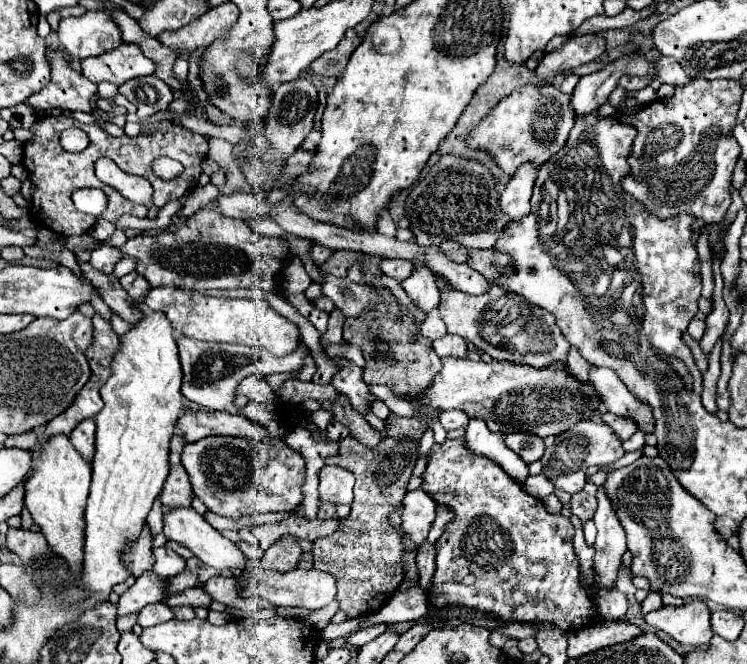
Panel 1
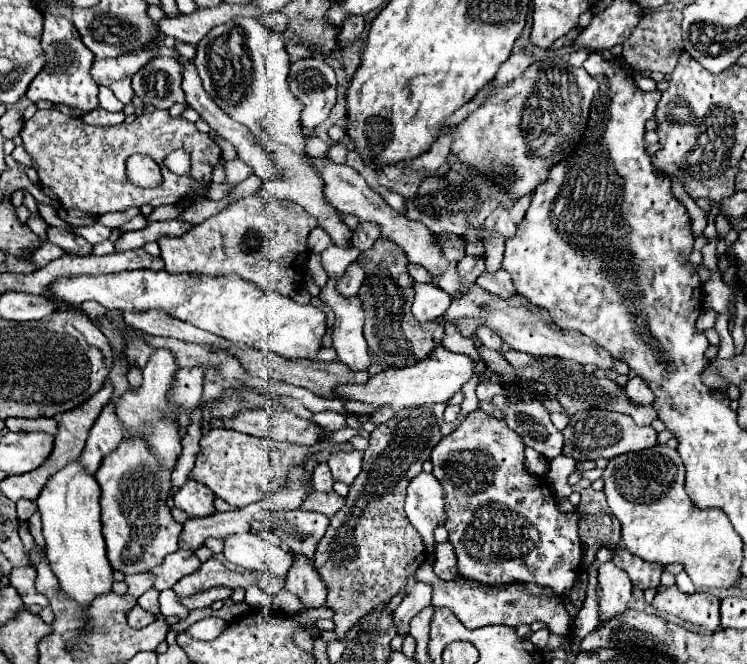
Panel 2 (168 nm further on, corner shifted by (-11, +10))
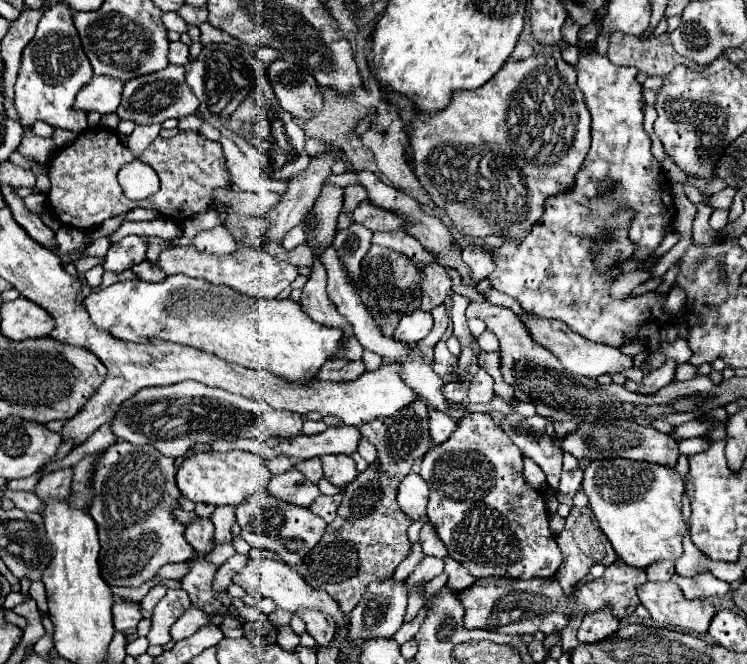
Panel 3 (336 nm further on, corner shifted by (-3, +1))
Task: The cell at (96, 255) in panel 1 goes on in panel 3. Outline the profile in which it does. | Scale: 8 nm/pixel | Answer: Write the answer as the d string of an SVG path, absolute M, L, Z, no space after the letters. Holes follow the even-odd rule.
M128 235L118 243L112 243L106 257L104 269L108 271L124 271L128 265L136 265L146 259L148 241L142 235Z

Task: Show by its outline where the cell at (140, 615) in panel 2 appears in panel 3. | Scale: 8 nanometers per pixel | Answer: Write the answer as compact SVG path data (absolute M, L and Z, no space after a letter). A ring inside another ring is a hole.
M128 603L114 605L112 615L114 615L114 629L124 631L124 633L134 631L138 621L142 619L142 615L138 611L138 605L128 605Z

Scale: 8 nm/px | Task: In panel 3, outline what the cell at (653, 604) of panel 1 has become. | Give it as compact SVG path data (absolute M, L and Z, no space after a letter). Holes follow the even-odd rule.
M662 561L660 565L648 567L648 581L670 581L674 575L674 561Z

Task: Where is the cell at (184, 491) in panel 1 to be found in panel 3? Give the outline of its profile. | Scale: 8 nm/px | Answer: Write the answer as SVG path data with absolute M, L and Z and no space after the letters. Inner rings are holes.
M196 517L186 525L184 537L186 541L190 541L198 555L206 555L212 551L212 533L214 533L212 521L206 517Z

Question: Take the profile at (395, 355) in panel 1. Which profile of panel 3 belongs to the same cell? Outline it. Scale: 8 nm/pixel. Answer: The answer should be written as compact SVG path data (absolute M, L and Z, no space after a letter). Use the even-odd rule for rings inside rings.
M372 245L362 261L362 273L360 273L360 279L356 281L358 295L386 337L394 335L396 315L400 319L420 307L422 291L414 281L416 275L418 275L416 265L406 255L388 247Z

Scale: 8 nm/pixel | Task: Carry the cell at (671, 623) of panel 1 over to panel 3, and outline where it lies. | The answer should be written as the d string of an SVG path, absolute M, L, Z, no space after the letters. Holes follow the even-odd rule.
M644 583L638 593L642 605L650 611L650 617L658 623L670 625L684 633L704 635L716 613L714 605L706 599L684 599L680 587L668 583Z

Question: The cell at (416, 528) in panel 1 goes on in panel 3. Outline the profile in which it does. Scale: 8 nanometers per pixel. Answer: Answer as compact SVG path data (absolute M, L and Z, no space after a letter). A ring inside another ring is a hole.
M410 473L398 487L398 505L410 521L420 521L426 517L428 505L428 485L422 481L420 475Z

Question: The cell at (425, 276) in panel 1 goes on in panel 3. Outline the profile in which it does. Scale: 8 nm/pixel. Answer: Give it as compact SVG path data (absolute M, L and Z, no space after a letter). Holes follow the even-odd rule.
M416 309L410 315L404 315L396 327L394 337L398 341L406 341L406 343L418 343L420 339L424 339L430 329L434 325L434 317L422 309Z

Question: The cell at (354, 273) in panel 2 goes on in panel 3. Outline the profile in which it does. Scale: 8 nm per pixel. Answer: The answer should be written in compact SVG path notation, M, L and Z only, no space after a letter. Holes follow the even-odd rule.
M352 223L348 229L336 233L334 245L350 277L356 281L360 277L360 261L372 245L372 231L360 223Z

